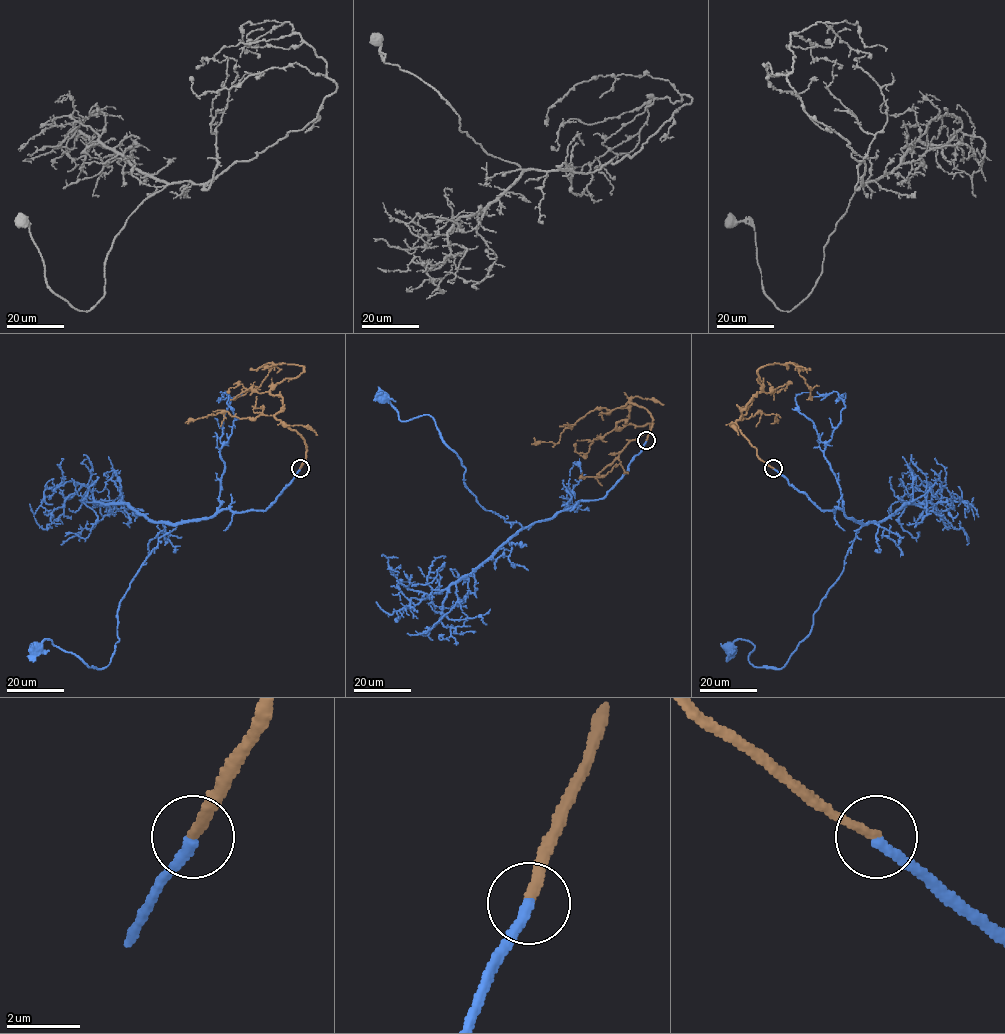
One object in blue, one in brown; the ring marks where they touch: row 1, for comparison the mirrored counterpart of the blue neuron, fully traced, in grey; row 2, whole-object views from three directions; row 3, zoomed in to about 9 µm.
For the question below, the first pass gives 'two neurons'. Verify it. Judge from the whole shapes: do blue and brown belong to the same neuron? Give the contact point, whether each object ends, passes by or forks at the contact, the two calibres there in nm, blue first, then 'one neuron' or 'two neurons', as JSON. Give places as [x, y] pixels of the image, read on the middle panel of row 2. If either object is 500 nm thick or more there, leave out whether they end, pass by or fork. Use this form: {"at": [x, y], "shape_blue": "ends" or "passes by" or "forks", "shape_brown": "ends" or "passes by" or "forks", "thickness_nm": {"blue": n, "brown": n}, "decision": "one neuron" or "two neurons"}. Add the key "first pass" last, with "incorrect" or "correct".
{"at": [646, 440], "shape_blue": "ends", "shape_brown": "ends", "thickness_nm": {"blue": 280, "brown": 280}, "decision": "one neuron", "first pass": "incorrect"}

